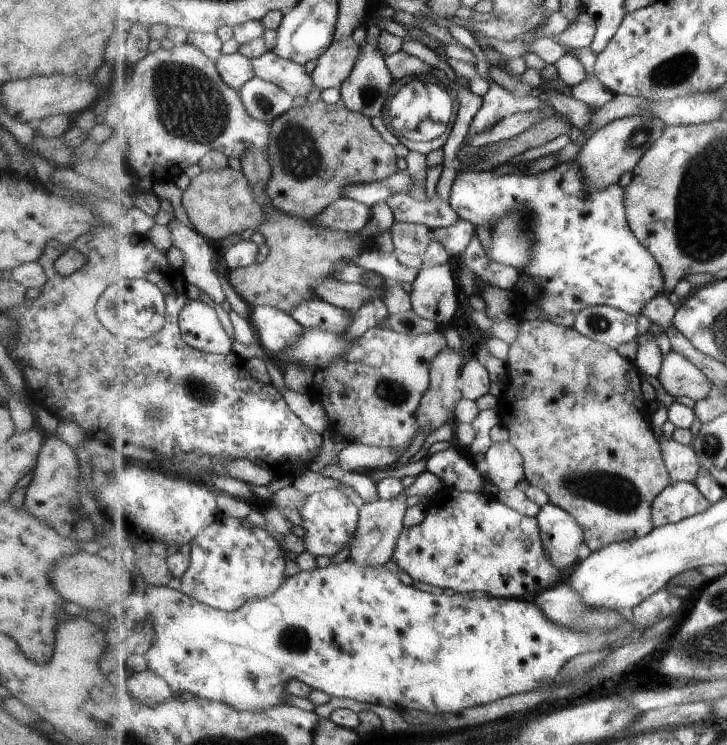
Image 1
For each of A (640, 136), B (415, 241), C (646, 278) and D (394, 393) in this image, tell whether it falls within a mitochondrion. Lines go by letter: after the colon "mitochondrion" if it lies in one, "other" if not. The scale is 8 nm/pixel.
A: mitochondrion
B: mitochondrion
C: other
D: mitochondrion

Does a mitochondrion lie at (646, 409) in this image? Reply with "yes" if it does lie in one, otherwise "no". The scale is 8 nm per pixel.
no

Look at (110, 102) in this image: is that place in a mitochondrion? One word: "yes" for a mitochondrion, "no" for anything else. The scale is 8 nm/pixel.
no

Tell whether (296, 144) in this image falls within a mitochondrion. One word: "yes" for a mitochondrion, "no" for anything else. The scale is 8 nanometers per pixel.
yes

